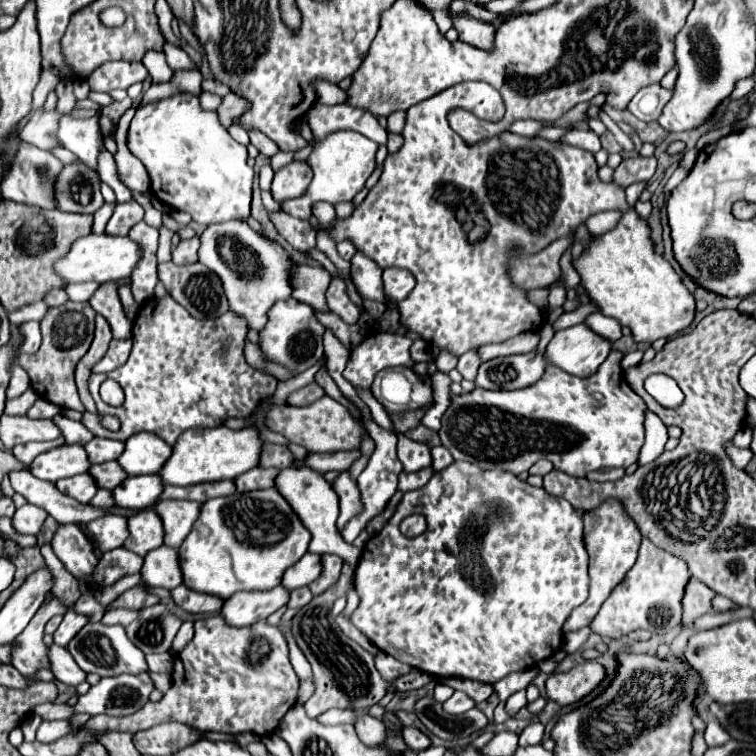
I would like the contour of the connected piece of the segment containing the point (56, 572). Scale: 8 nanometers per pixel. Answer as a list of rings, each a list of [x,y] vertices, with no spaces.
[[[43,545],[41,547],[41,555],[45,557],[47,561],[47,567],[55,579],[55,585],[53,585],[53,595],[65,605],[65,607],[71,607],[77,599],[79,599],[79,589],[77,589],[77,579],[73,575],[69,575],[69,571],[65,571],[65,565],[61,563],[61,559],[57,559],[57,555],[53,553],[51,545]]]

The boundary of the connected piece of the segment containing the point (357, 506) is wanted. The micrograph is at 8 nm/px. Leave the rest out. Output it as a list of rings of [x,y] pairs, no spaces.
[[[349,469],[341,471],[339,477],[333,483],[333,491],[339,495],[339,519],[337,519],[337,527],[345,527],[345,523],[349,523],[349,519],[357,517],[361,513],[361,491],[357,487],[357,481],[351,479]]]

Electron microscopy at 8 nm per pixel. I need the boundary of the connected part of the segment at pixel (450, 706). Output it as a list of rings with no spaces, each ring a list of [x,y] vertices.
[[[455,691],[455,693],[443,703],[443,707],[445,707],[445,711],[449,711],[449,713],[465,713],[467,709],[473,709],[475,703],[473,703],[473,699],[469,699],[463,691]]]

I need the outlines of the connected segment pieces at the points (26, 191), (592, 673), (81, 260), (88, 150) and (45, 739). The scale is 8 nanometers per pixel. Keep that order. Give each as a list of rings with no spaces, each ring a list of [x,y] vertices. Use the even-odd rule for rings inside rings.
[[[21,141],[21,151],[17,151],[17,159],[13,159],[13,167],[9,167],[9,171],[3,171],[1,175],[1,195],[5,199],[13,199],[19,203],[39,205],[43,209],[55,209],[53,183],[61,167],[63,163],[55,159],[49,151],[43,151],[39,147],[33,147],[31,143]]]
[[[585,661],[567,673],[551,673],[545,681],[547,697],[561,707],[573,705],[595,691],[607,677],[607,669],[597,661]]]
[[[89,233],[83,239],[77,239],[65,257],[57,259],[55,271],[65,283],[85,283],[85,281],[103,283],[103,281],[117,281],[129,277],[137,261],[139,261],[139,247],[129,237]]]
[[[63,115],[57,127],[57,141],[61,147],[75,153],[85,165],[91,169],[97,167],[99,153],[99,123],[97,117],[77,119],[71,115]]]
[[[61,719],[61,721],[43,721],[37,729],[37,741],[41,743],[51,743],[57,741],[59,737],[65,737],[67,733],[73,731],[73,725],[69,719]]]

